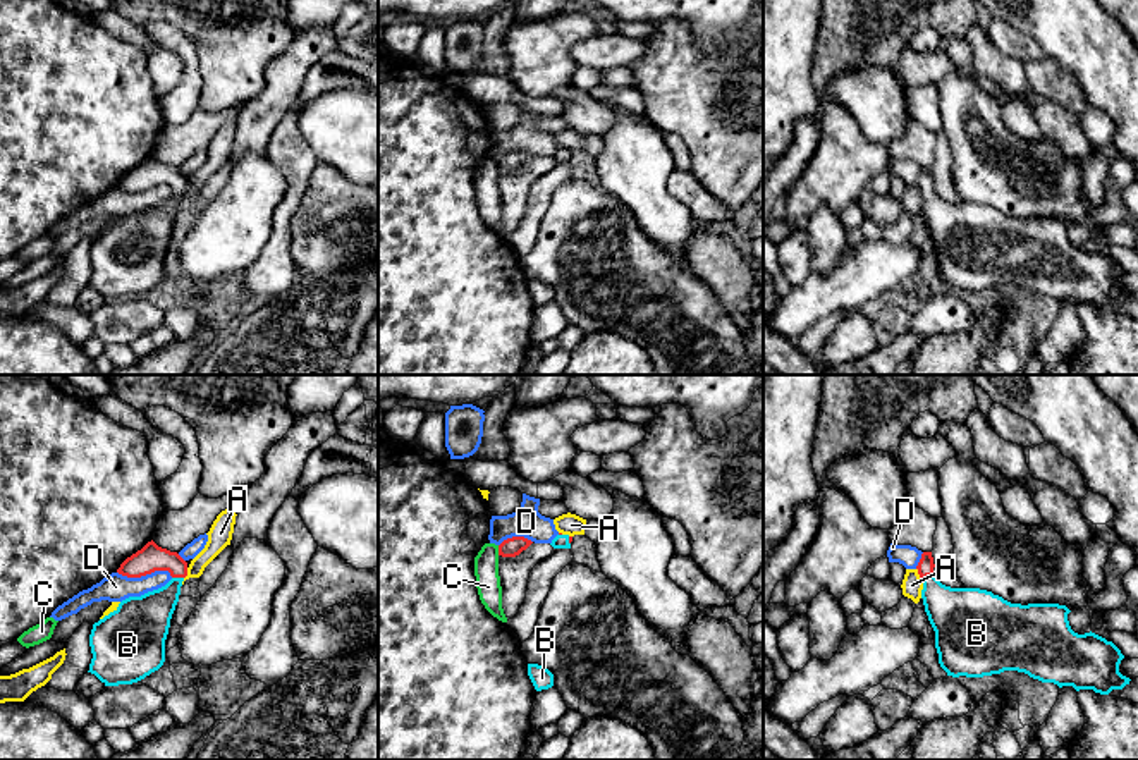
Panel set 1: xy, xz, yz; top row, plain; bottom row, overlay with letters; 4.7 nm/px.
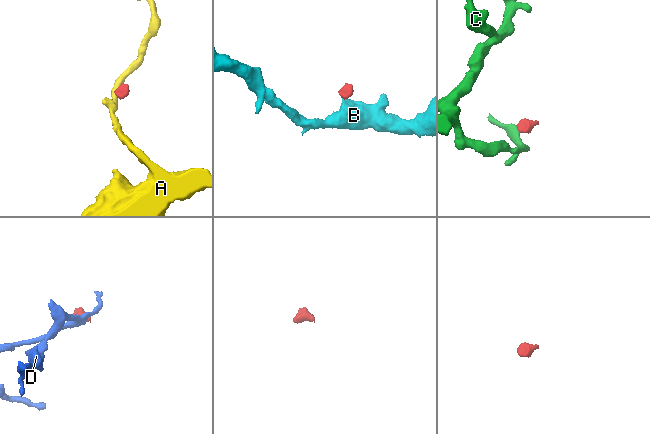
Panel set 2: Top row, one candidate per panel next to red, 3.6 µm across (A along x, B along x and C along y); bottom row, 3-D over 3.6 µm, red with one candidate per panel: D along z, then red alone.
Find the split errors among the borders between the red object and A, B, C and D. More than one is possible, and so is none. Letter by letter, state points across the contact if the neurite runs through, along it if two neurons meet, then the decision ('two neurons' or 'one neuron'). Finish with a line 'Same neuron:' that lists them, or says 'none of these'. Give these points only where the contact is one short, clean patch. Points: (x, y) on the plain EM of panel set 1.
A: along yz (917, 183), (922, 195) | two neurons
B: across xy (152, 172), (164, 174), (177, 191), (172, 205), (146, 234) | one neuron
C: along xz (497, 160), (499, 169) | two neurons
D: along xy (117, 186), (128, 191), (167, 186), (172, 191) | two neurons
Same neuron: B

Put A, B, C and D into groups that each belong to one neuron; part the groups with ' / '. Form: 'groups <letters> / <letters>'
groups A / B / C / D

